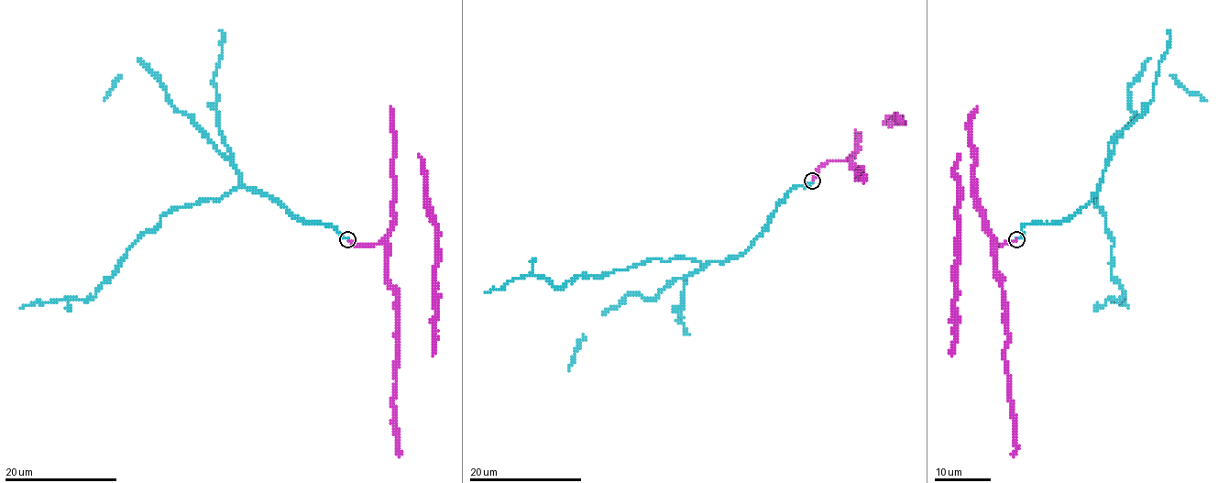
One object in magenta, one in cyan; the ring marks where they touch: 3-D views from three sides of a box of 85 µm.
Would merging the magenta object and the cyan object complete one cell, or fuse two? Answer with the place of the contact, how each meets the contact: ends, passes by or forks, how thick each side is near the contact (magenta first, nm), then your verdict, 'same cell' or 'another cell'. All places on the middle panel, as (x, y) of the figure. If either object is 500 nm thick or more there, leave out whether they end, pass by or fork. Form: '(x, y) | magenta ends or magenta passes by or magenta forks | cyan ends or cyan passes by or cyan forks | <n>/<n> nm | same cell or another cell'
(812, 181) | magenta ends | cyan ends | 220/260 nm | same cell

